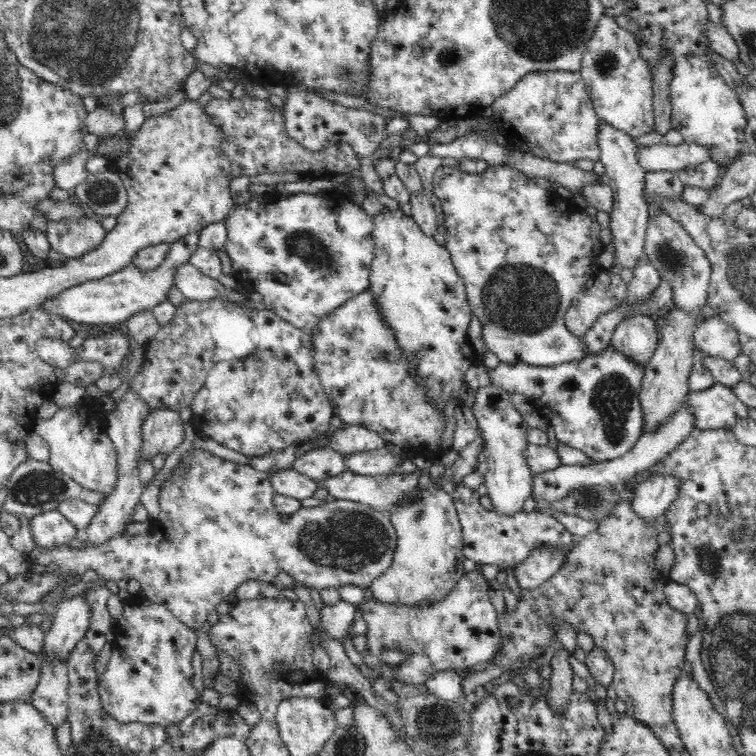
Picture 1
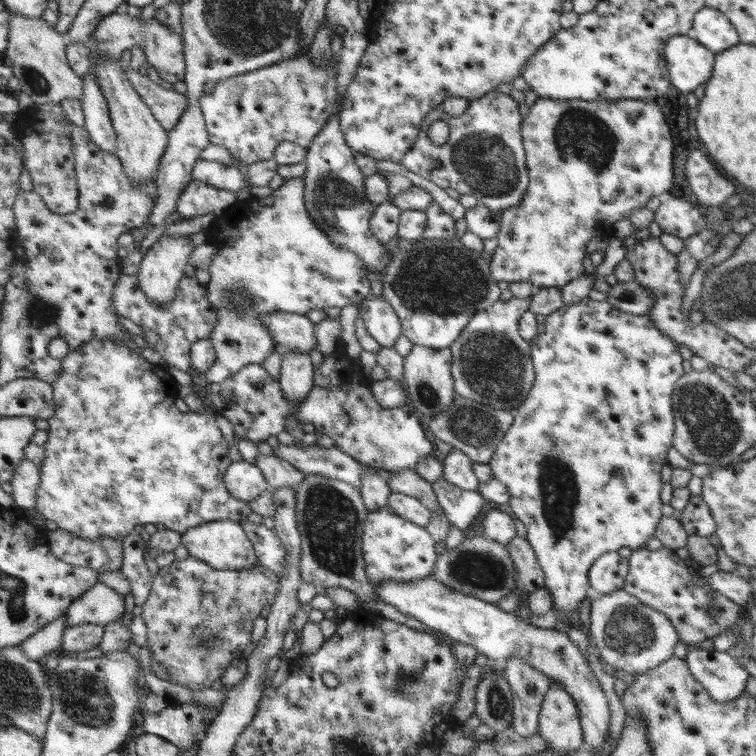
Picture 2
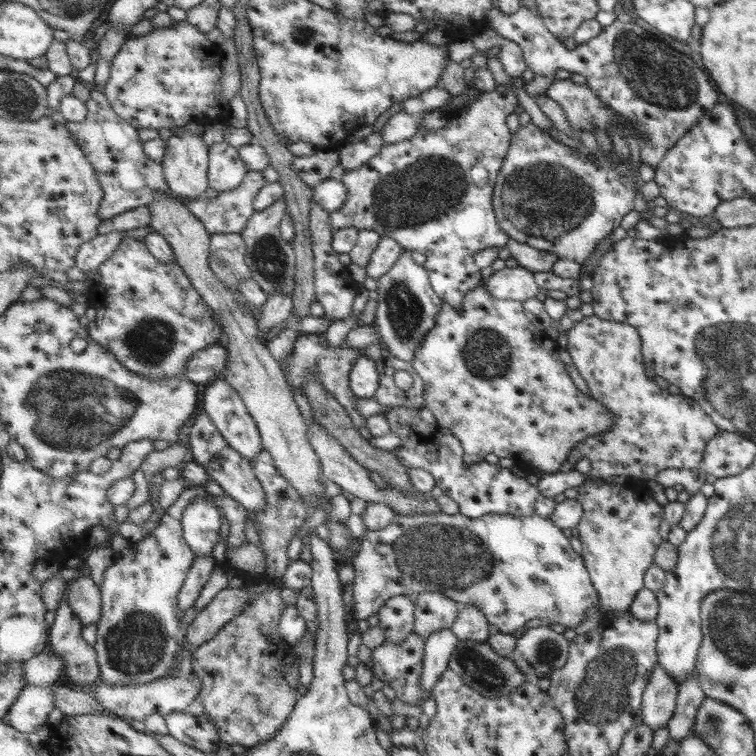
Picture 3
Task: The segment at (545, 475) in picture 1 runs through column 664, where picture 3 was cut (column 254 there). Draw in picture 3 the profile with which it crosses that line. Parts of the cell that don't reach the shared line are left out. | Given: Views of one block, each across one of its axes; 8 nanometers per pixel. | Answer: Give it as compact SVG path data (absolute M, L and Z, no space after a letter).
M217 376L205 390L205 396L201 400L205 404L205 414L211 418L211 422L217 426L217 430L221 432L221 436L233 446L233 450L237 450L247 462L257 460L257 456L265 450L261 432L253 420L253 416L249 414L243 398L237 394L237 390L231 386L229 380L225 380L223 376Z

